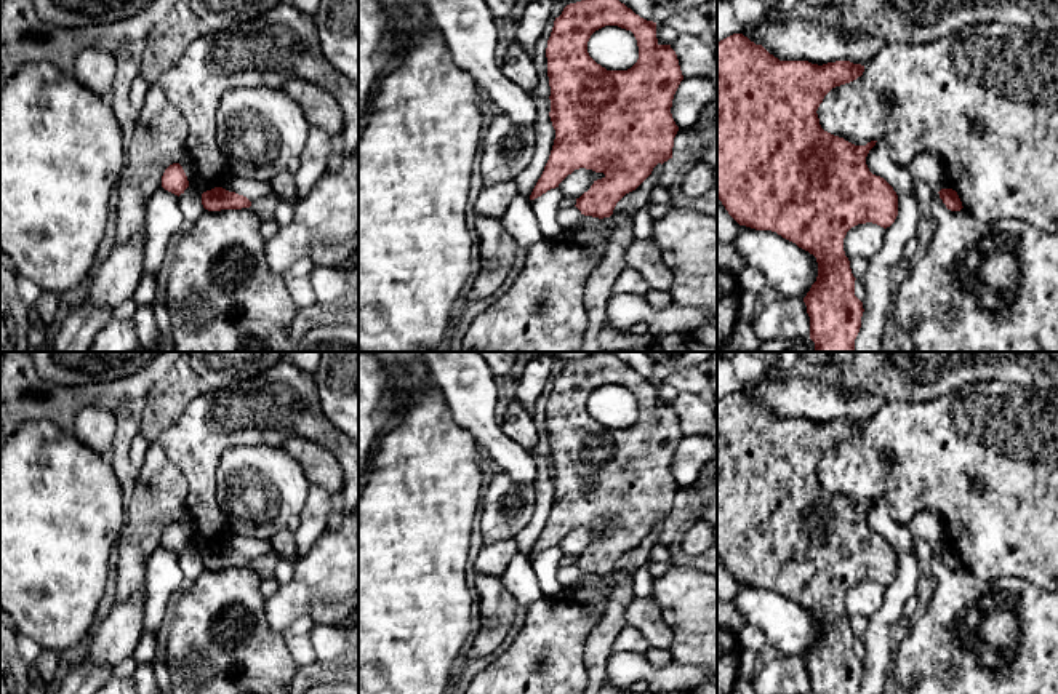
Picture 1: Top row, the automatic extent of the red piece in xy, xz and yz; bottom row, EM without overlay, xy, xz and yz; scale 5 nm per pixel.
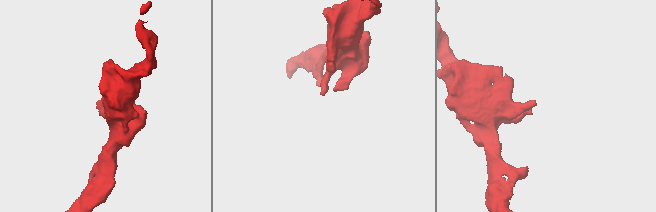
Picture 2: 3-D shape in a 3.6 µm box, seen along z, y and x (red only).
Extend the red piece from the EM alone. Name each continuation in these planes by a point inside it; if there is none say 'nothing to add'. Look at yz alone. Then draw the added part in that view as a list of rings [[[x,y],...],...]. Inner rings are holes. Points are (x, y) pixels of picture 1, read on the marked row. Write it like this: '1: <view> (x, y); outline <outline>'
nothing to add

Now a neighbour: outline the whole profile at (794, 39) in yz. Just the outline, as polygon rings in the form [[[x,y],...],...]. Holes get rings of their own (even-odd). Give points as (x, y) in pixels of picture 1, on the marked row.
[[[763,14],[759,22],[743,26],[739,34],[779,61],[808,61],[818,66],[836,61],[866,66],[888,43],[872,34],[853,35],[839,26],[829,27],[816,19],[794,16],[773,22]]]

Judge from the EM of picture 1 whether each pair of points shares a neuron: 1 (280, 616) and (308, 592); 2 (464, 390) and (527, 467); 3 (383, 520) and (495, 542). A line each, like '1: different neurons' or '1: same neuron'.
1: same neuron
2: same neuron
3: different neurons

